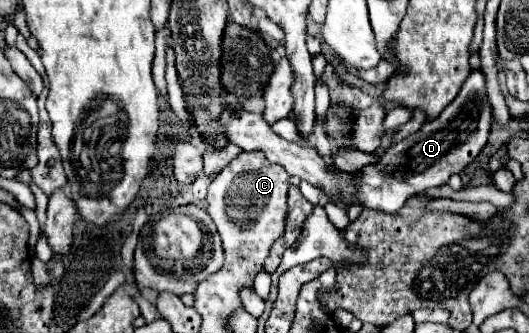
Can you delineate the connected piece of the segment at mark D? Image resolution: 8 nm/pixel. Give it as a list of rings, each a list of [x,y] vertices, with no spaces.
[[[471,71],[459,95],[447,105],[445,111],[441,111],[437,119],[425,123],[417,133],[409,135],[407,139],[391,145],[375,163],[365,165],[357,173],[339,169],[331,171],[325,159],[317,153],[317,149],[313,149],[311,145],[301,147],[297,143],[285,141],[277,133],[273,133],[271,125],[257,113],[249,113],[245,109],[223,109],[219,125],[225,131],[227,143],[233,143],[243,151],[263,151],[271,163],[283,165],[289,175],[295,175],[315,187],[321,187],[331,199],[331,203],[335,197],[341,197],[347,207],[359,205],[363,209],[395,213],[403,207],[409,197],[429,187],[445,185],[453,173],[461,173],[481,153],[493,125],[493,113],[487,99],[487,81],[483,71]]]

